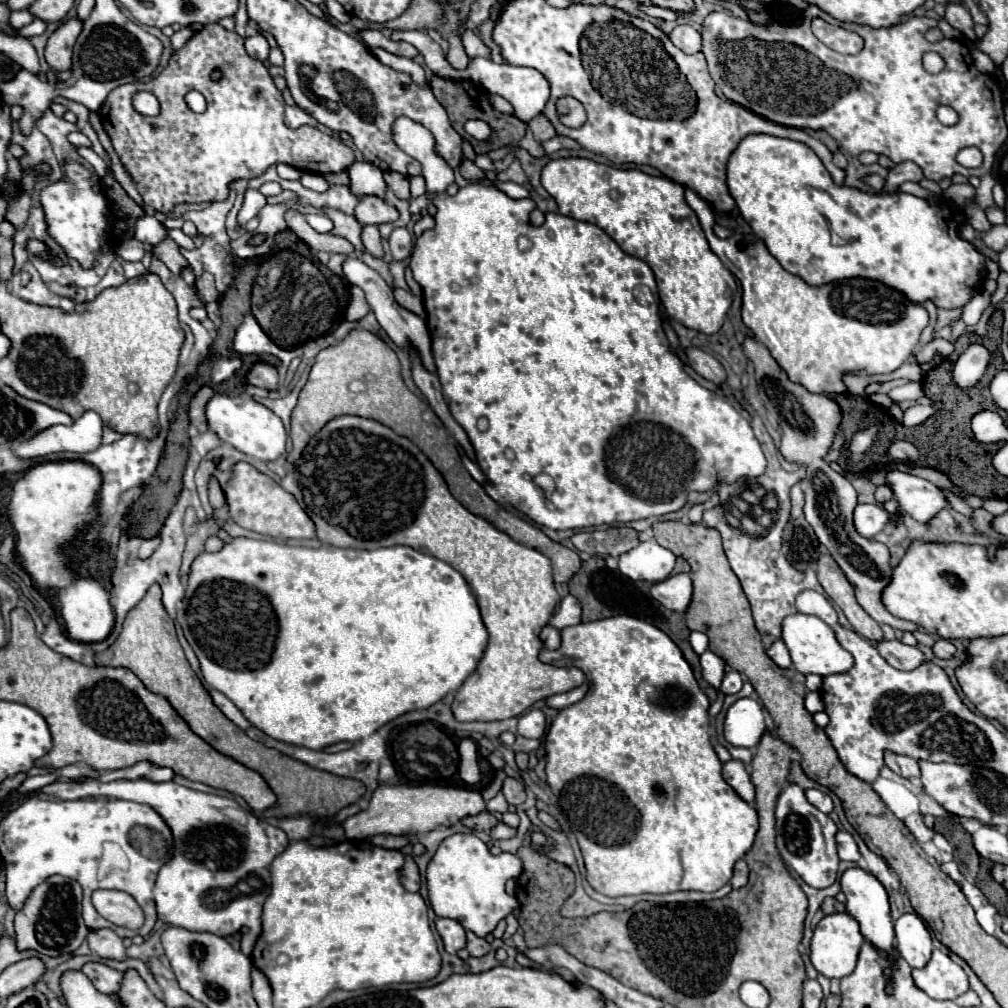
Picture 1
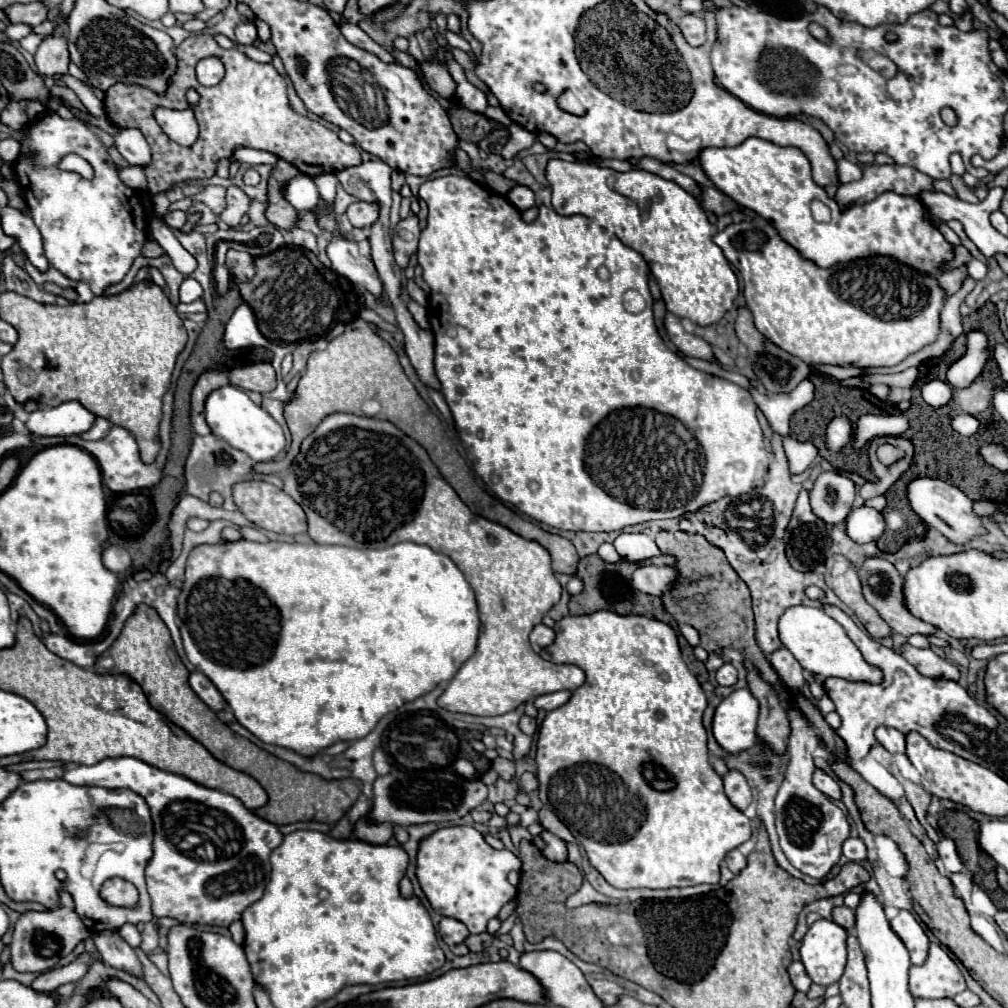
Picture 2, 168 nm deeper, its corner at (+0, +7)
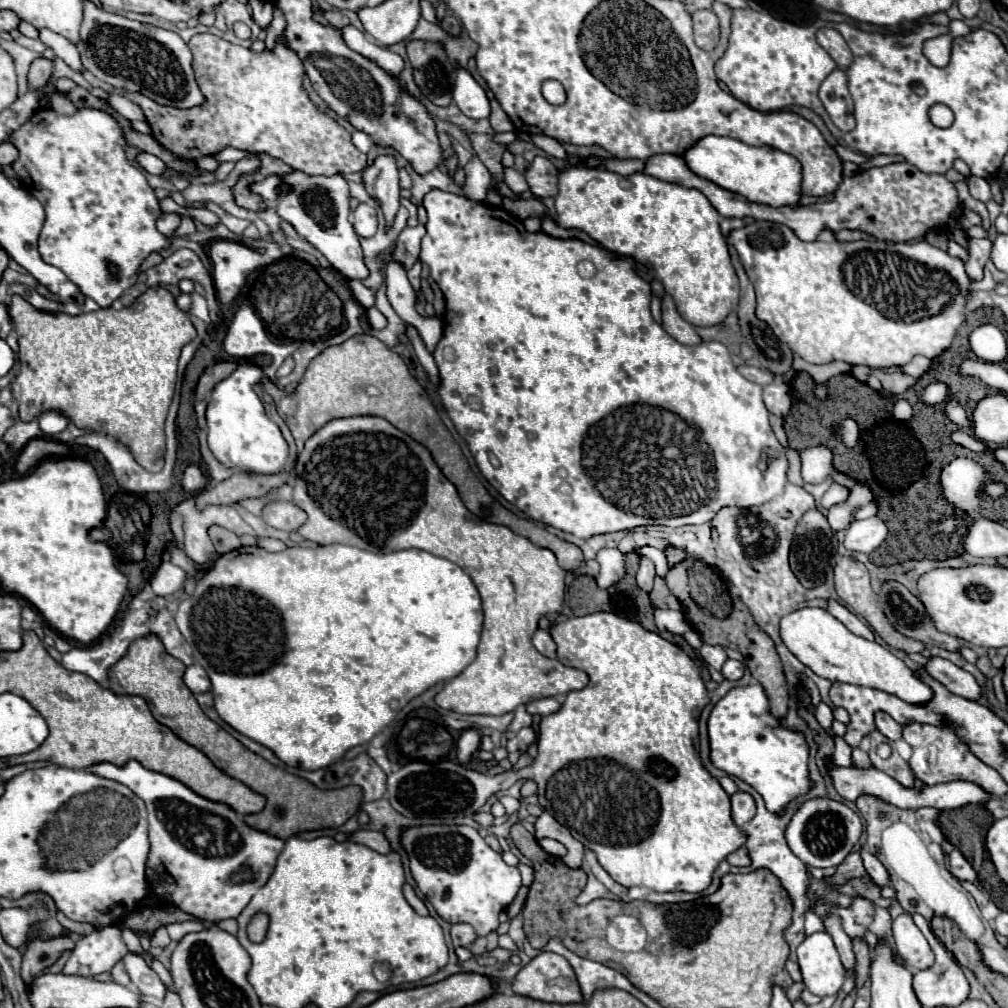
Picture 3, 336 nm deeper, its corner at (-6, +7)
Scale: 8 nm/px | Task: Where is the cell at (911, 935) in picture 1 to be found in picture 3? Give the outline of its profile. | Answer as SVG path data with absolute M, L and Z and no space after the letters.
M902 913L892 921L892 937L894 937L894 947L906 967L922 971L934 963L934 953L926 937L914 925L908 913Z

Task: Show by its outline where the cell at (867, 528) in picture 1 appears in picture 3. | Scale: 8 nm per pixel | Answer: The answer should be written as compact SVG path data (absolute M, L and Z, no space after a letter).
M870 517L864 521L852 521L846 529L844 547L848 551L860 551L860 553L872 553L880 547L880 543L886 539L886 525L878 517Z

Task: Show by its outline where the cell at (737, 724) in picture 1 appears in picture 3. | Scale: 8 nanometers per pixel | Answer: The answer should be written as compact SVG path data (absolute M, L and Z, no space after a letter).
M760 683L730 689L708 717L710 761L726 775L752 785L764 799L770 813L782 815L790 801L812 789L808 769L808 743L804 733L786 729L768 707L766 691Z

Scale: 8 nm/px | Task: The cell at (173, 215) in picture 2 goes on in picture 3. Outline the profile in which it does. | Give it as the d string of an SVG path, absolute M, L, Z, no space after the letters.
M162 213L156 221L156 229L168 237L172 237L172 233L176 231L178 225L180 225L180 215L176 215L176 213Z

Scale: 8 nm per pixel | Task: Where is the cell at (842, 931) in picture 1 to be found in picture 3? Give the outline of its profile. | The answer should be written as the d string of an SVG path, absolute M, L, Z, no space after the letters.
M826 931L808 935L796 949L802 981L812 995L836 995L844 983L844 965Z

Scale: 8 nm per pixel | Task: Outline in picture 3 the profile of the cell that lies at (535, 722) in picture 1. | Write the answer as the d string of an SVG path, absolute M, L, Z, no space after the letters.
M526 727L522 729L518 735L516 735L516 745L518 745L518 751L526 751L526 747L536 739L536 733L532 731L532 727Z

